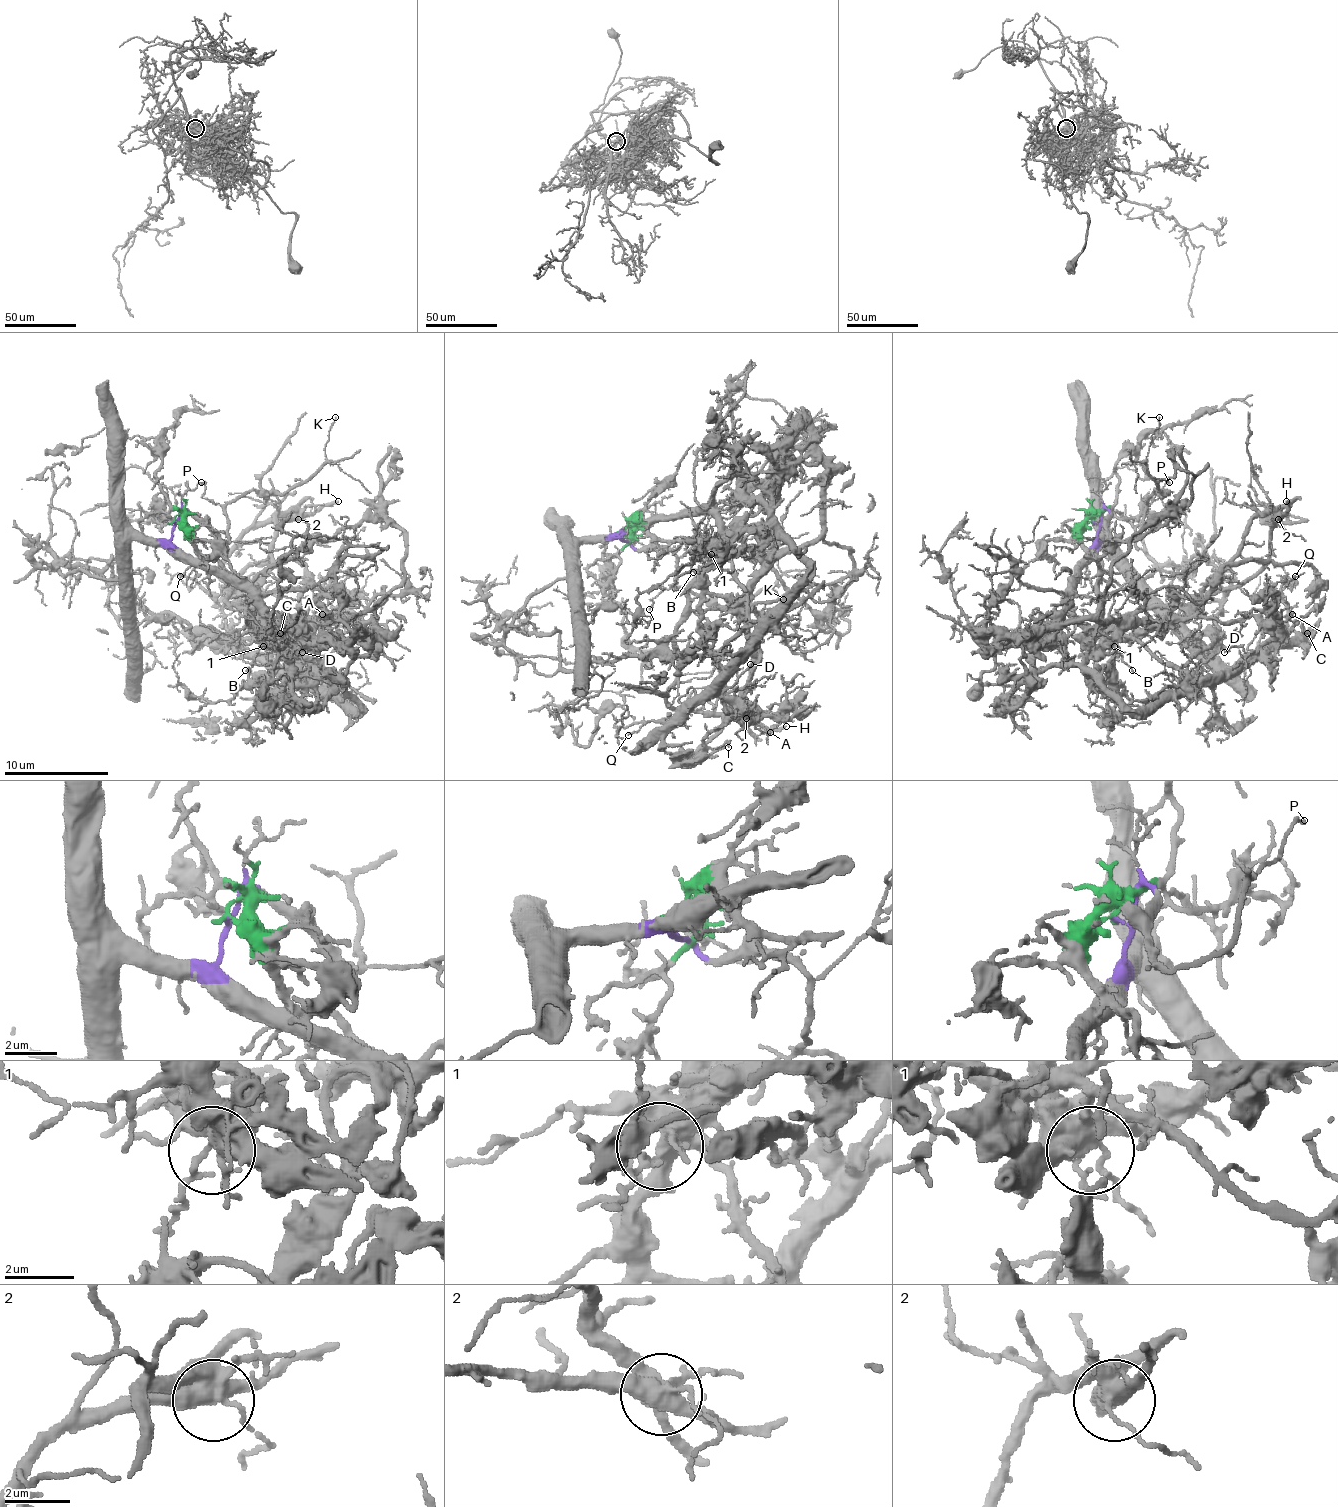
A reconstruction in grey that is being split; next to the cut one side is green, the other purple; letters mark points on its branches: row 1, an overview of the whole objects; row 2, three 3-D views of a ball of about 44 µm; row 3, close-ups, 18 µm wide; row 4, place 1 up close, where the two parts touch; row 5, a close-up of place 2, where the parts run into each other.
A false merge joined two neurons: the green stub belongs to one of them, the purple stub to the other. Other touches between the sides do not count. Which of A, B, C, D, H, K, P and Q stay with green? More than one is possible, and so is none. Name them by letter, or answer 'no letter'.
A, B, C, D, Q

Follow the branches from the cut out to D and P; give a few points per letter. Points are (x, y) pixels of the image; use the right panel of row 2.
D: (1093, 523), (1082, 547), (1101, 563), (1103, 628), (1260, 617), (1273, 631), (1247, 654), (1224, 651)
P: (1093, 523), (1106, 510), (1109, 536), (1116, 542), (1127, 542), (1140, 531), (1143, 513), (1169, 482)

